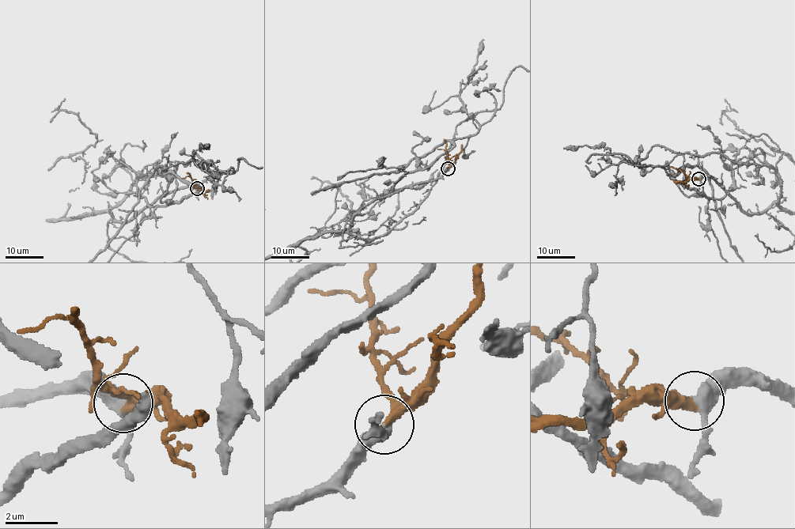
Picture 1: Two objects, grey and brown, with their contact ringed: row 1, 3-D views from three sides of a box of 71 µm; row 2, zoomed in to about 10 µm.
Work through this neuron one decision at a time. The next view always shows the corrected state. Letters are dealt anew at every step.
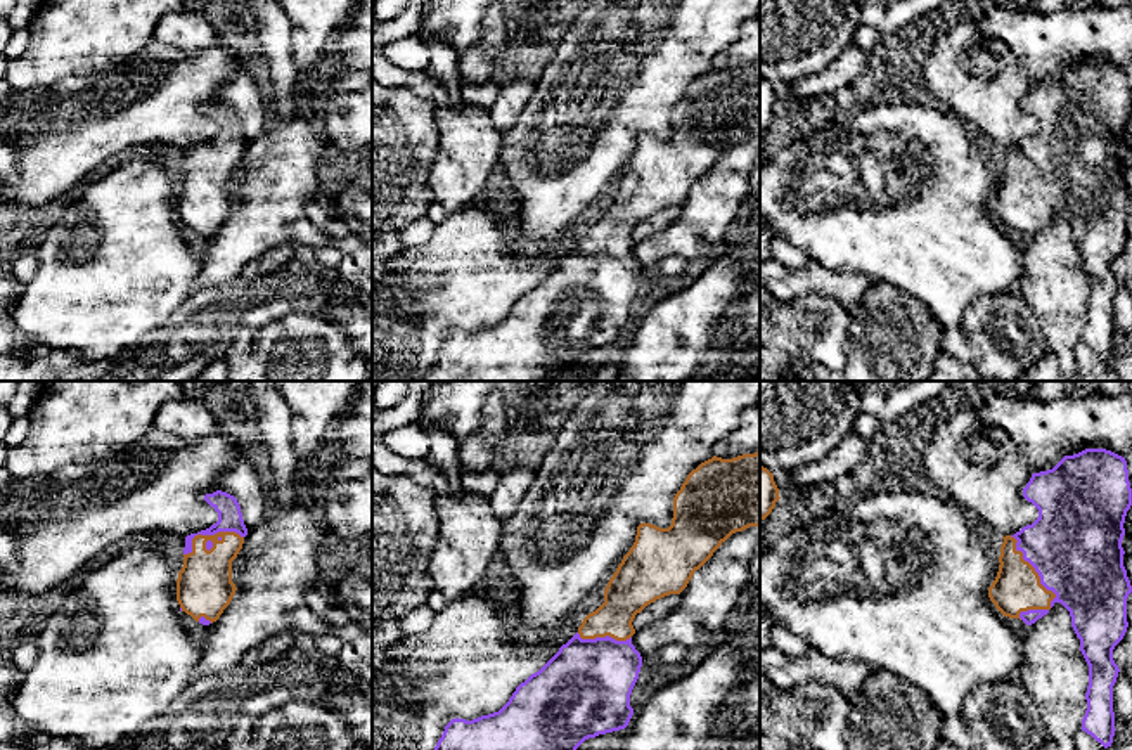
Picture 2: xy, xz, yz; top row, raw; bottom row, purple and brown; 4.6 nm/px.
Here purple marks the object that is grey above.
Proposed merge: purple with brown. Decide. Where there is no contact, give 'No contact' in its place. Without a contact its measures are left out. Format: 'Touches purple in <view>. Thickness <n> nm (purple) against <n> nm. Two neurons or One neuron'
Touches purple in yz. Thickness 440 nm (purple) against 220 nm. One neuron

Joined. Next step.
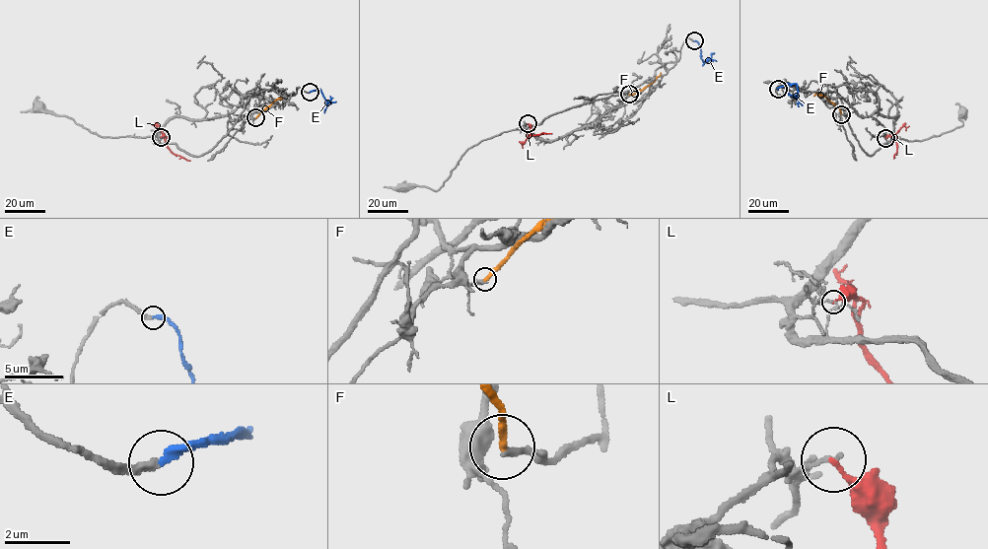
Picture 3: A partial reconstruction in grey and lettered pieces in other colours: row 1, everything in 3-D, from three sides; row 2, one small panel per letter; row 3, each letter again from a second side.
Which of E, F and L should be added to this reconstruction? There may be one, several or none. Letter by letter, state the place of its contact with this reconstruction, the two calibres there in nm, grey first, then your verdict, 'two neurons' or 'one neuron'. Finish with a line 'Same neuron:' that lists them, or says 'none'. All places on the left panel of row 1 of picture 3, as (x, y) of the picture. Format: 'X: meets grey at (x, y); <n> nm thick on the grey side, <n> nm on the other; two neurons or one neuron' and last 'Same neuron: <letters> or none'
E: meets grey at (310, 92); 260 nm thick on the grey side, 260 nm on the other; one neuron
F: meets grey at (255, 117); 190 nm thick on the grey side, 200 nm on the other; two neurons
L: meets grey at (161, 137); 150 nm thick on the grey side, 150 nm on the other; two neurons
Same neuron: E

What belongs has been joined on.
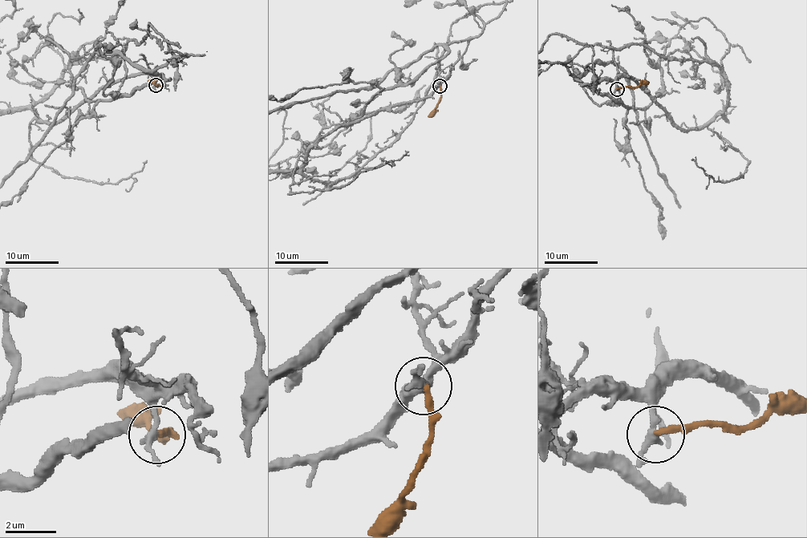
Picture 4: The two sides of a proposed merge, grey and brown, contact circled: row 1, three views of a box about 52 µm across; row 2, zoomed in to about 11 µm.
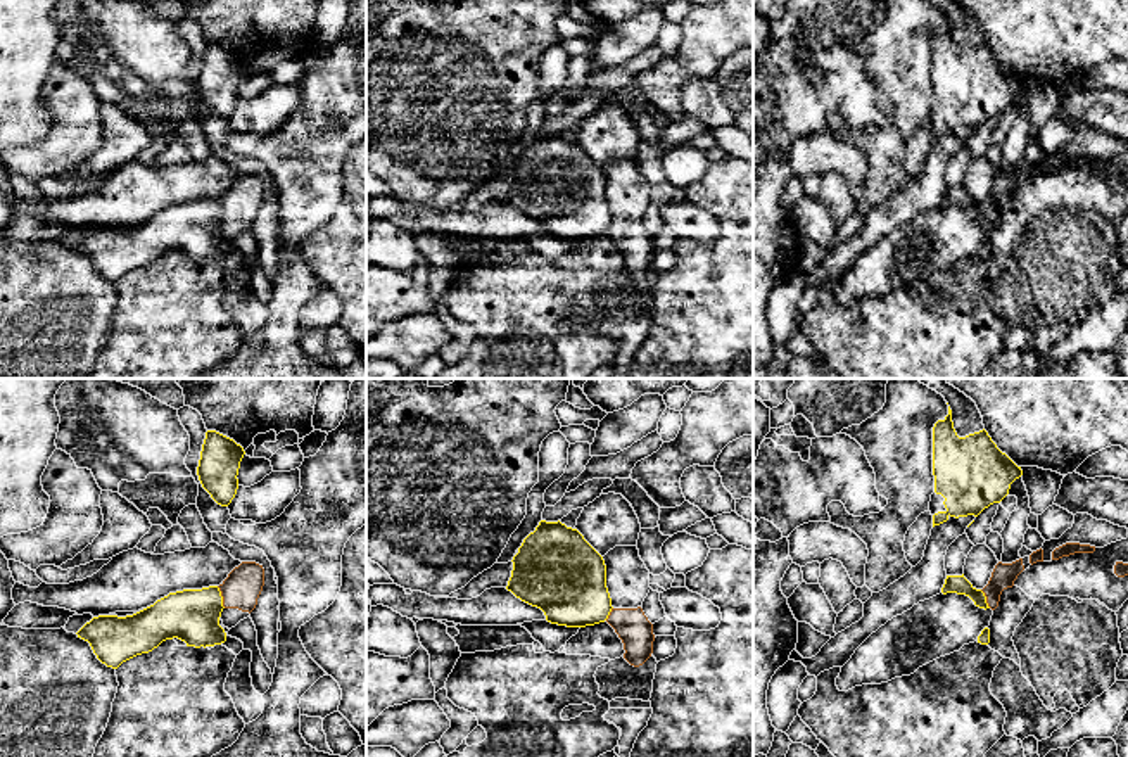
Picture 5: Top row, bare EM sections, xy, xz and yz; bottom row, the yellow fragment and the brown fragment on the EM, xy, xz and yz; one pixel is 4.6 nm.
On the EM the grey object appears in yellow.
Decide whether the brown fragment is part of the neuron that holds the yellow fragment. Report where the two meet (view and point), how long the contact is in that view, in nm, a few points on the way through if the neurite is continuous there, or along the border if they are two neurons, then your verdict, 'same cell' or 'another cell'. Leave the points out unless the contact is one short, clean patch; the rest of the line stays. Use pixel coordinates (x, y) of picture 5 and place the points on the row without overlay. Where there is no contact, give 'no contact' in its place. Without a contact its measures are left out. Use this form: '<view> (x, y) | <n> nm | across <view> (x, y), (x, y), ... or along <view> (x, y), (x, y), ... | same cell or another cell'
xy (221, 209) | 110 nm | along xy (216, 199), (225, 220) | another cell

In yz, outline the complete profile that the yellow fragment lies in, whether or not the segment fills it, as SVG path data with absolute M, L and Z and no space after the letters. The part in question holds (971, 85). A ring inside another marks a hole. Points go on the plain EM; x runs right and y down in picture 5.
M948 19L948 28L933 40L933 88L935 105L931 107L929 124L935 140L950 130L978 130L990 118L1000 116L1009 107L1011 97L1023 88L1023 83L997 60L985 41L959 50Z

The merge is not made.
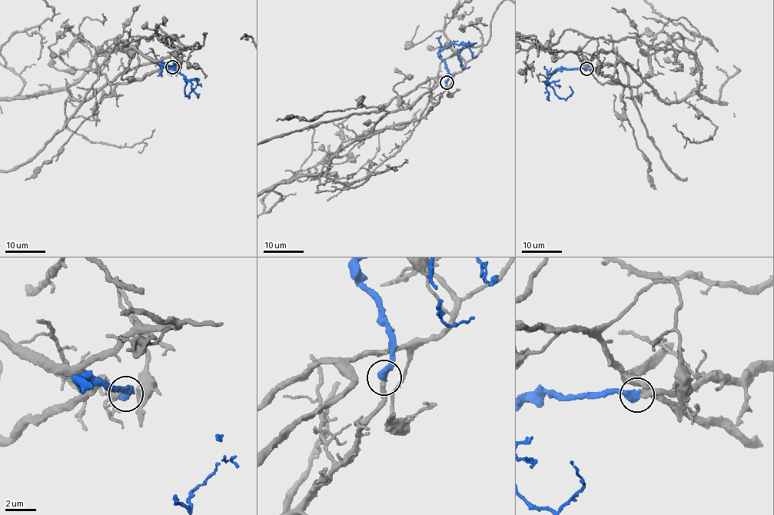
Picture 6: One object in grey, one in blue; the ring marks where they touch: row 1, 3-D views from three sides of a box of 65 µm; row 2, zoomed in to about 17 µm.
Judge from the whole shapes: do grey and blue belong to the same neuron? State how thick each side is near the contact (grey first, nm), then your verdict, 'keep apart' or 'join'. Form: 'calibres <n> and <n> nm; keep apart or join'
calibres 320 and 500 nm; join

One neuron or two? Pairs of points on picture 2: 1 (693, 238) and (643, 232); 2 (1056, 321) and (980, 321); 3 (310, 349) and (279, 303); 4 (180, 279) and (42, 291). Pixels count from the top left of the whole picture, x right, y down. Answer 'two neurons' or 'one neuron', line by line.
1: two neurons
2: two neurons
3: two neurons
4: one neuron

